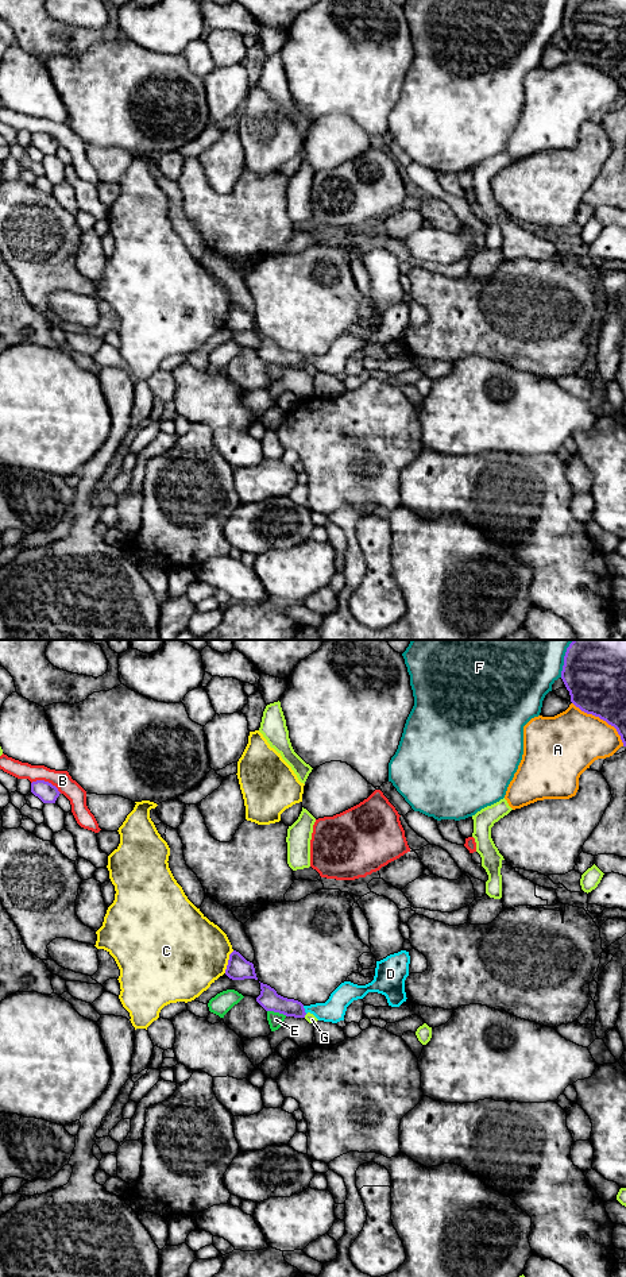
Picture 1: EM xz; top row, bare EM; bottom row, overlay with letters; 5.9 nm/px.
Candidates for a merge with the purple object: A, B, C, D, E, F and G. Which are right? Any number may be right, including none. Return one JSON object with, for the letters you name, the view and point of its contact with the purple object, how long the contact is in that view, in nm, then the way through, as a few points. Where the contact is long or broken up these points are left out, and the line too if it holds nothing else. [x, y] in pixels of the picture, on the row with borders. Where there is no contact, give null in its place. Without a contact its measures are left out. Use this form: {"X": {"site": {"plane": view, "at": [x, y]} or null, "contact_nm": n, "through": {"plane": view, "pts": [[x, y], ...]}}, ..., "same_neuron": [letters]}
{"same_neuron": []}

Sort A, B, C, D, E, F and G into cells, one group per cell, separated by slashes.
A / B / C / D E / F / G

